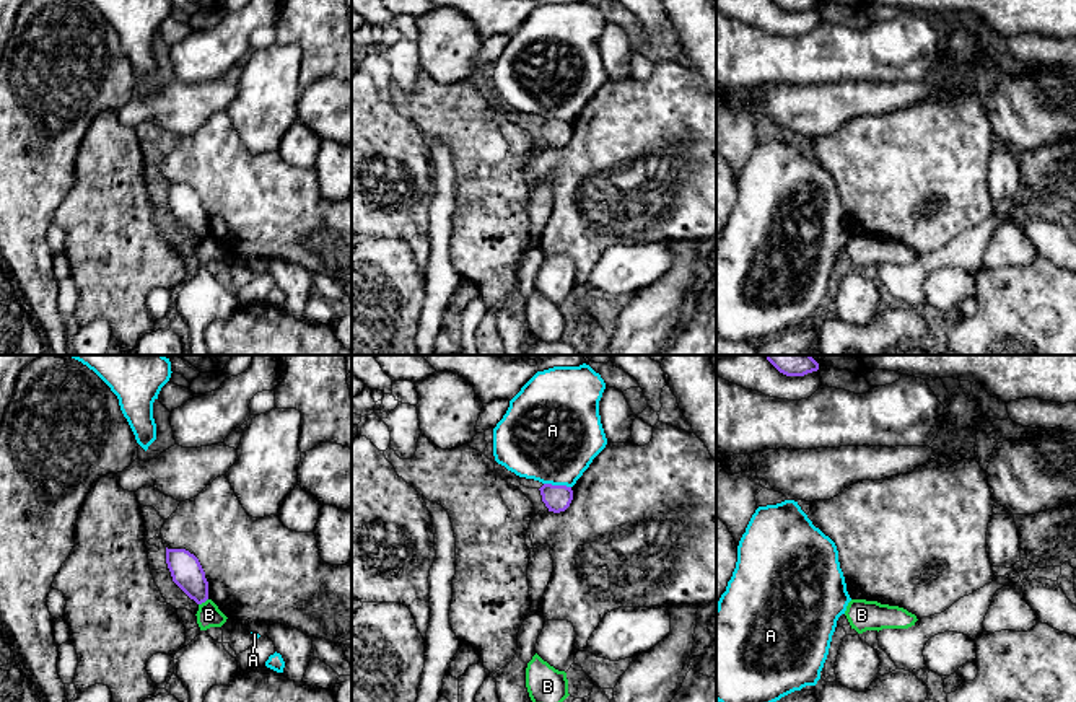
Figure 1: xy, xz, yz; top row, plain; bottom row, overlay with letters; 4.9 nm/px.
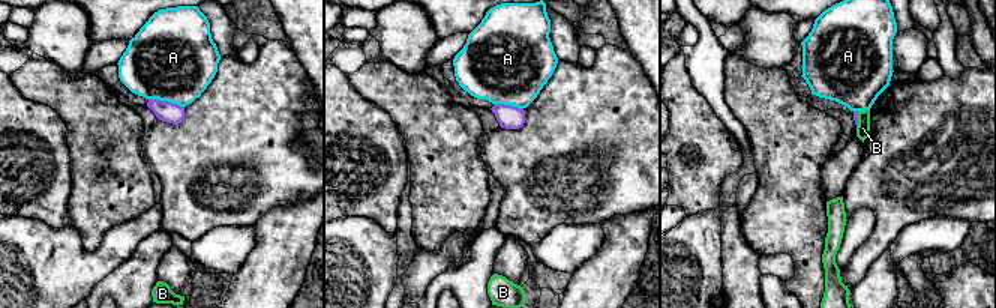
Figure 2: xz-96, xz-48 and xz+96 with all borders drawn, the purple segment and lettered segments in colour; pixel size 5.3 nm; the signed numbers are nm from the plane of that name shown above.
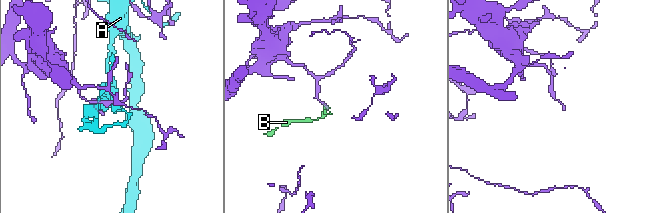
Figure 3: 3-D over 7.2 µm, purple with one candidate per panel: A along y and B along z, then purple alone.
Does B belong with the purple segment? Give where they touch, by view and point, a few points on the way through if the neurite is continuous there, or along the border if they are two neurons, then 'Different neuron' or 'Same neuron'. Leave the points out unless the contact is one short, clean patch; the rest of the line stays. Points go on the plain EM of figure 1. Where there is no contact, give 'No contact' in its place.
Touches purple at xy (202, 236). Boundary: xy (207, 233), (199, 240). Different neuron

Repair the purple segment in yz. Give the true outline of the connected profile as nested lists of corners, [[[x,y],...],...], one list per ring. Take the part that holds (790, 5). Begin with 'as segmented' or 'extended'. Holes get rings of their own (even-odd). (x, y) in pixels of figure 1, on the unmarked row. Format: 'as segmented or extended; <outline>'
as segmented; [[[773,0],[773,2],[786,11],[804,11],[807,8],[819,5],[819,0]]]

